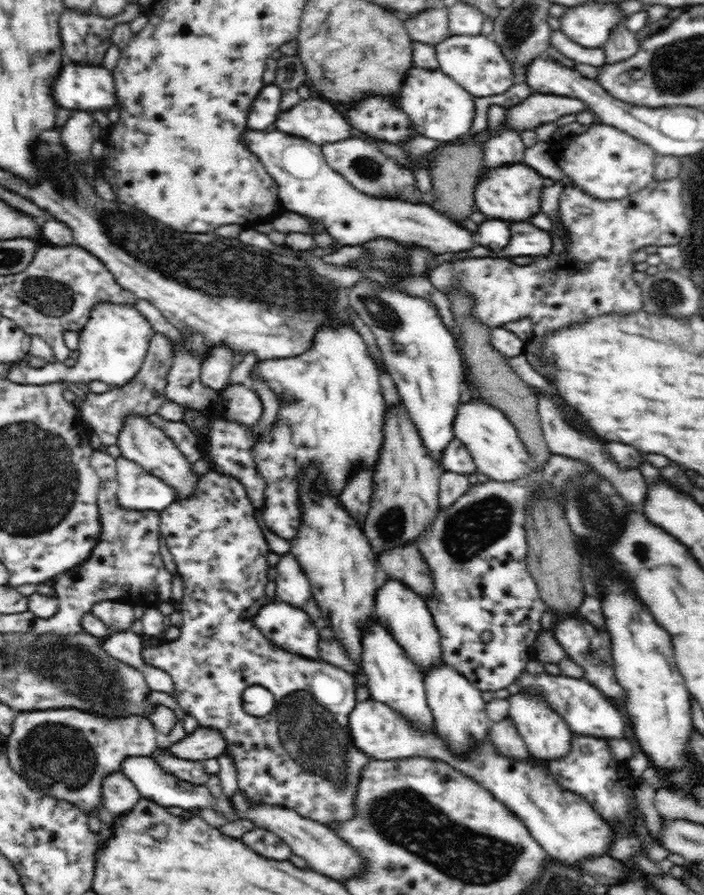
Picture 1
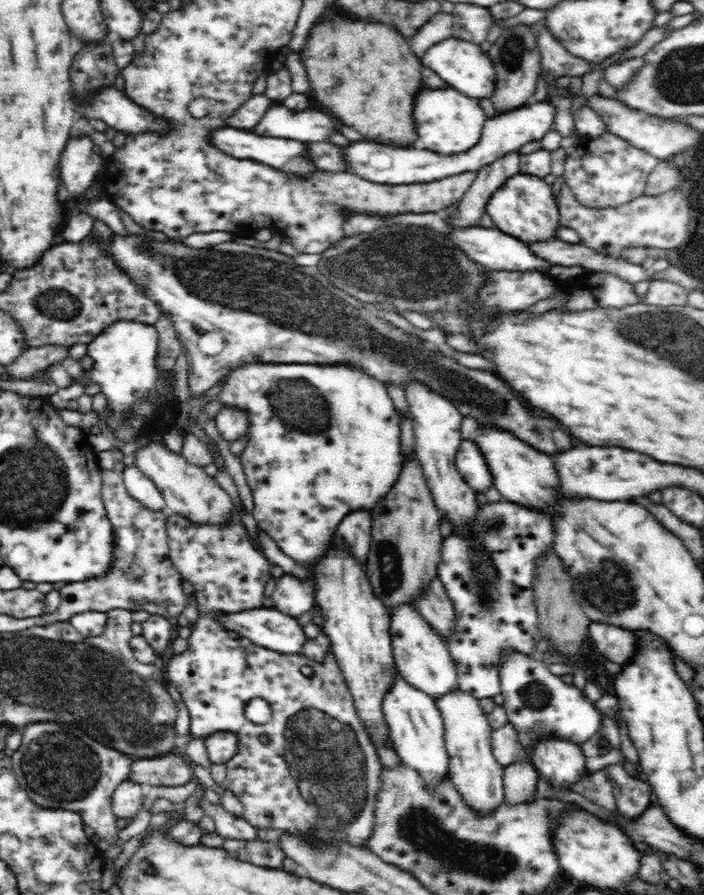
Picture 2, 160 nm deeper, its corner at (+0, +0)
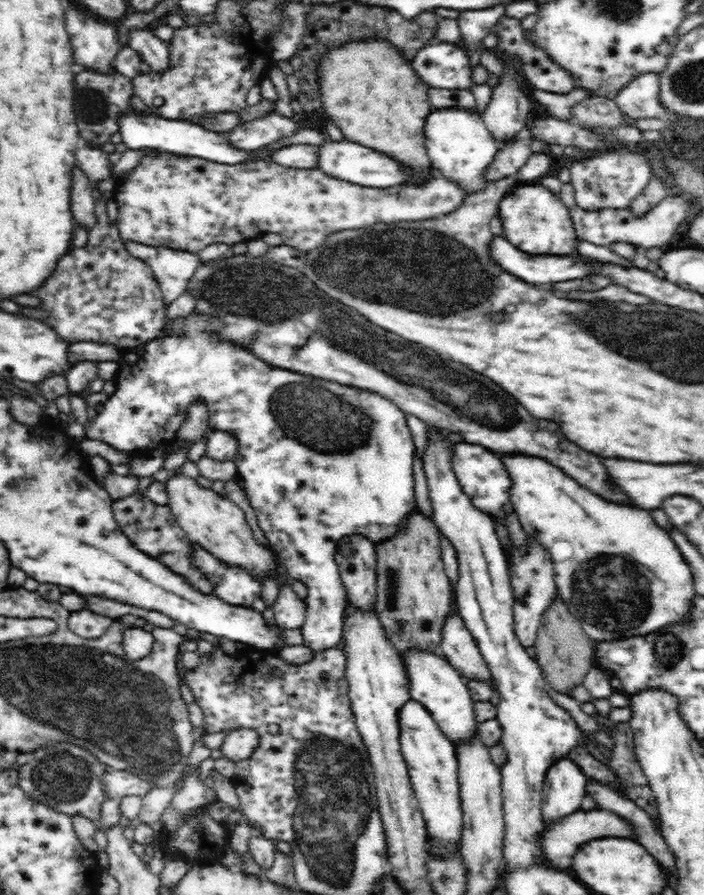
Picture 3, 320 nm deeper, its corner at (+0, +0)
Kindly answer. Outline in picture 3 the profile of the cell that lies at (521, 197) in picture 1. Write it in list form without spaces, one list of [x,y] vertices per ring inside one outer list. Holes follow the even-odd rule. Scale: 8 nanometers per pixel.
[[[539,181],[514,186],[501,200],[498,217],[502,219],[503,238],[526,254],[568,257],[577,253],[579,237],[576,235],[568,208]]]

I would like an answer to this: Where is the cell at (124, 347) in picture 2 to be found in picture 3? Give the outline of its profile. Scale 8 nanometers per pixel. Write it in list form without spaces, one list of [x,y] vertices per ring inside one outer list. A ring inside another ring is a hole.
[[[194,311],[185,317],[184,334],[165,335],[148,342],[146,345],[135,347],[134,349],[120,350],[118,358],[118,372],[115,376],[115,391],[108,396],[103,403],[103,410],[100,411],[94,420],[86,426],[86,437],[92,440],[100,440],[124,452],[130,460],[137,455],[146,454],[162,445],[169,445],[175,438],[181,424],[186,418],[186,412],[190,404],[201,400],[206,404],[209,414],[209,430],[223,430],[231,432],[238,441],[239,450],[237,451],[235,461],[237,466],[237,475],[244,481],[245,494],[254,509],[260,530],[264,532],[271,548],[277,553],[279,559],[283,562],[285,570],[289,576],[297,582],[302,582],[308,589],[308,595],[305,599],[307,604],[306,618],[304,624],[299,628],[303,636],[303,644],[311,648],[314,653],[322,650],[328,650],[340,645],[342,641],[342,628],[344,628],[344,608],[346,608],[347,592],[343,585],[341,574],[339,573],[338,563],[335,561],[336,548],[338,542],[344,536],[352,534],[363,534],[374,545],[390,540],[402,526],[402,520],[414,514],[417,510],[416,499],[414,498],[414,466],[415,444],[410,432],[410,427],[406,424],[406,413],[400,410],[396,403],[380,396],[378,393],[354,388],[352,386],[342,386],[337,382],[322,380],[312,377],[308,374],[298,374],[291,370],[284,370],[268,364],[246,349],[245,346],[231,344],[221,338],[224,323],[220,319],[202,315]]]

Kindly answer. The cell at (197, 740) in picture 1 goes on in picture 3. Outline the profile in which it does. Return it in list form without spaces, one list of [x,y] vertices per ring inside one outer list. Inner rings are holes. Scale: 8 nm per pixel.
[[[242,727],[234,729],[227,734],[220,750],[222,750],[224,758],[237,763],[238,761],[250,759],[259,745],[258,731]]]

